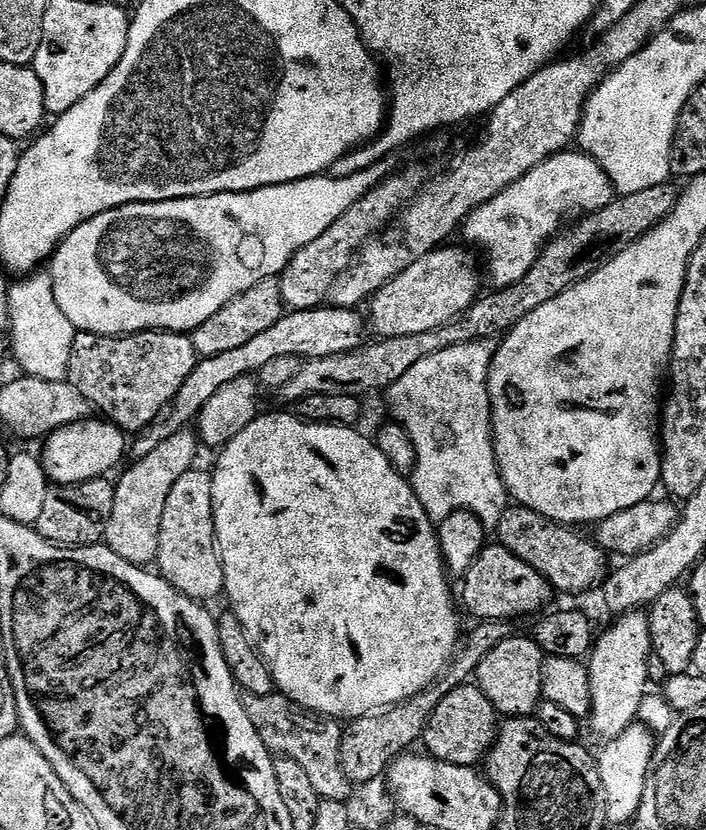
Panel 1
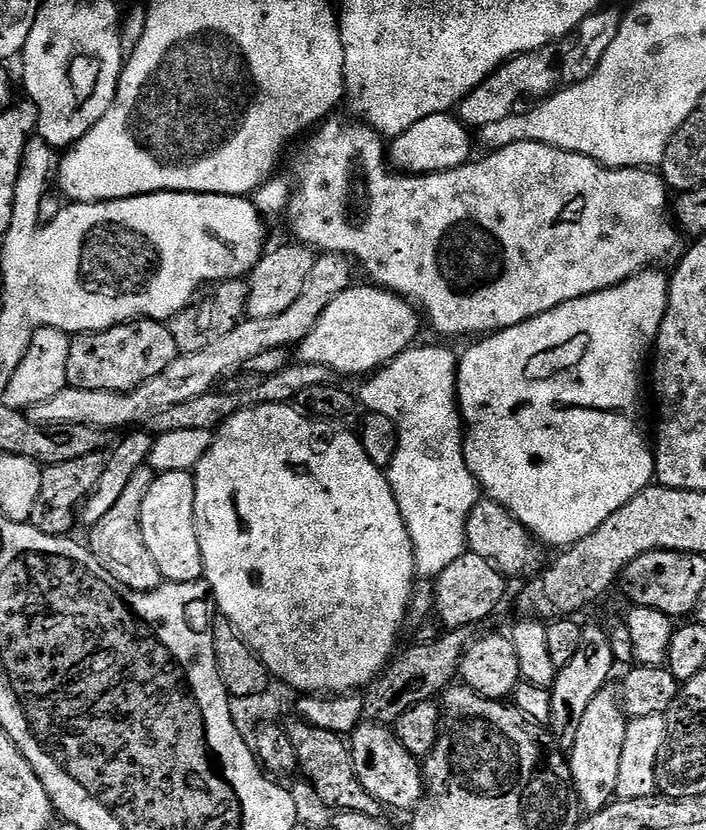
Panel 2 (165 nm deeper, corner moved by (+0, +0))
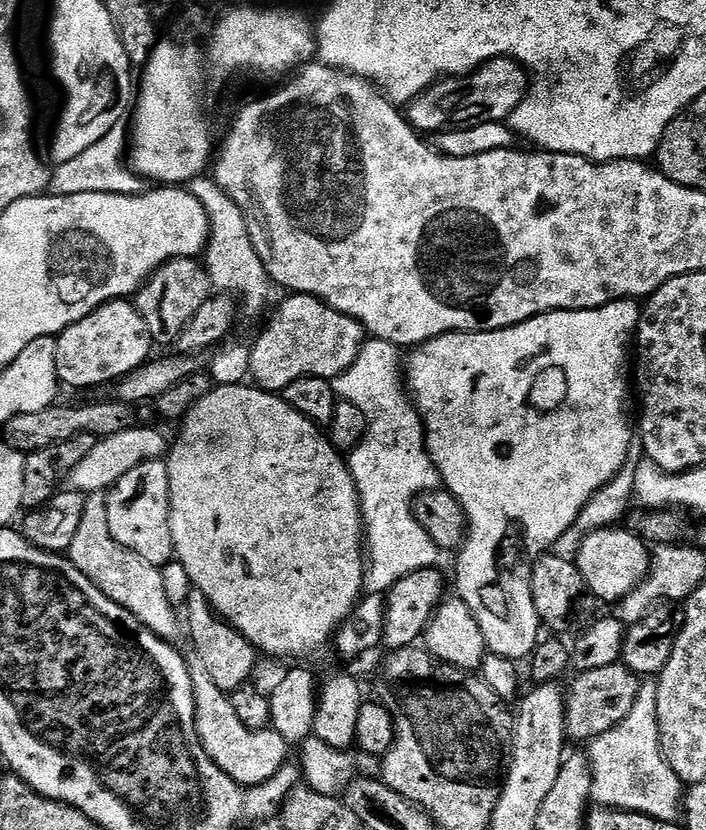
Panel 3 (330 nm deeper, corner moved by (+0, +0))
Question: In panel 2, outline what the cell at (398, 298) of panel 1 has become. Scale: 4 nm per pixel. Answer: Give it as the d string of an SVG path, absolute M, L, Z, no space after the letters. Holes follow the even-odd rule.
M367 287L348 288L322 310L322 318L298 345L299 363L326 366L339 375L363 377L417 343L416 331L422 325L417 309L396 292Z

